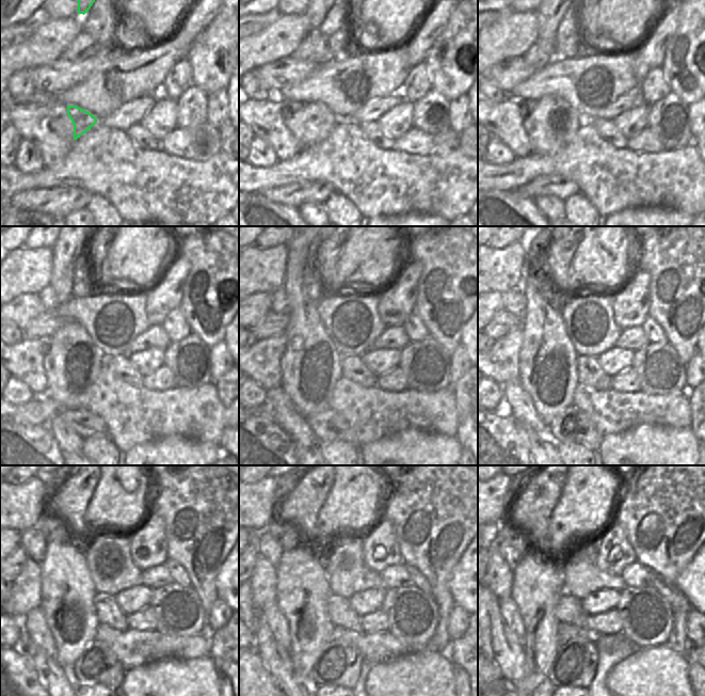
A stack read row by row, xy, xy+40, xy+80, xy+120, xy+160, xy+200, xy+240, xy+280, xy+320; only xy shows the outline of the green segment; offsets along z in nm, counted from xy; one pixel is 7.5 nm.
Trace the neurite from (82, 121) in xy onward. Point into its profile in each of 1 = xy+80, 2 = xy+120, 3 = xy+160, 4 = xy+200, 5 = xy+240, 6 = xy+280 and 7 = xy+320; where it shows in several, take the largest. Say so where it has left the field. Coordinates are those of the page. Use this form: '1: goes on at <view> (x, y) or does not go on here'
1: goes on at xy+80 (551, 124)
2: goes on at xy+120 (73, 362)
3: goes on at xy+160 (310, 365)
4: goes on at xy+200 (547, 360)
5: goes on at xy+240 (66, 596)
6: goes on at xy+280 (302, 589)
7: goes on at xy+320 (538, 584)

